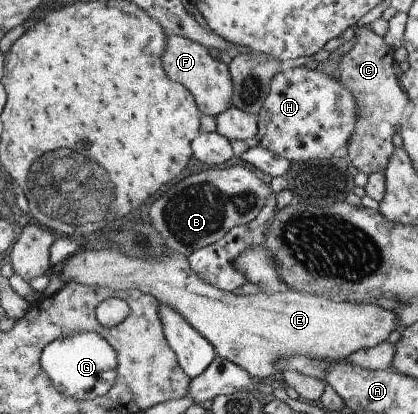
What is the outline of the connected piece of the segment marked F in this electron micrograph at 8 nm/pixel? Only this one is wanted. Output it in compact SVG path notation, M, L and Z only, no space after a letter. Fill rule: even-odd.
M168 34L162 52L162 70L171 81L181 84L192 94L200 115L215 117L231 107L232 82L227 66L222 61L212 58L208 50L198 42Z

